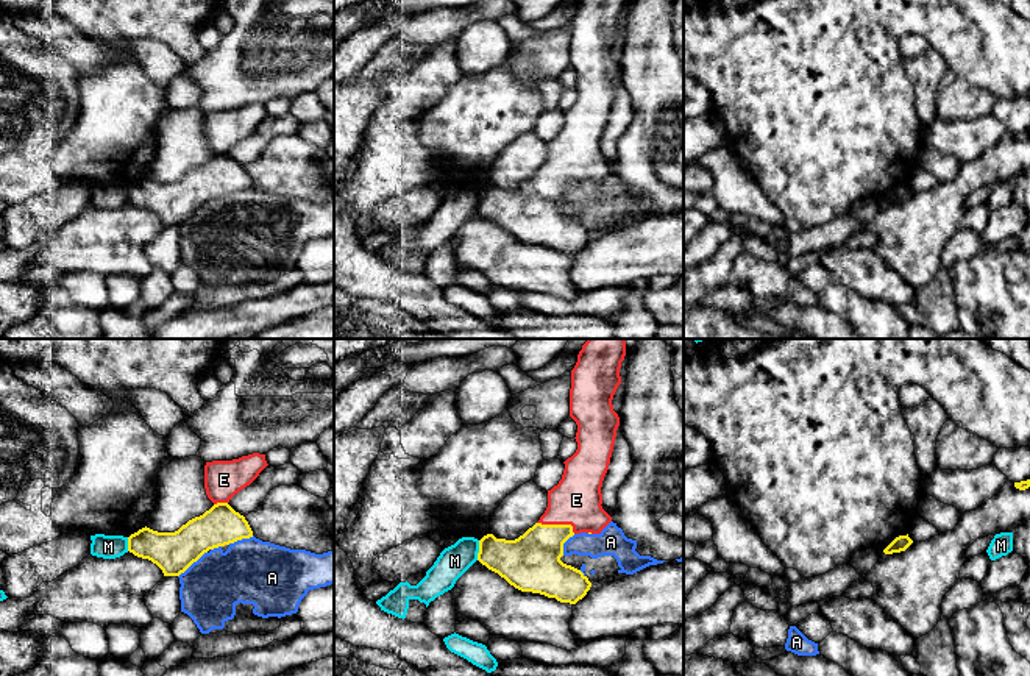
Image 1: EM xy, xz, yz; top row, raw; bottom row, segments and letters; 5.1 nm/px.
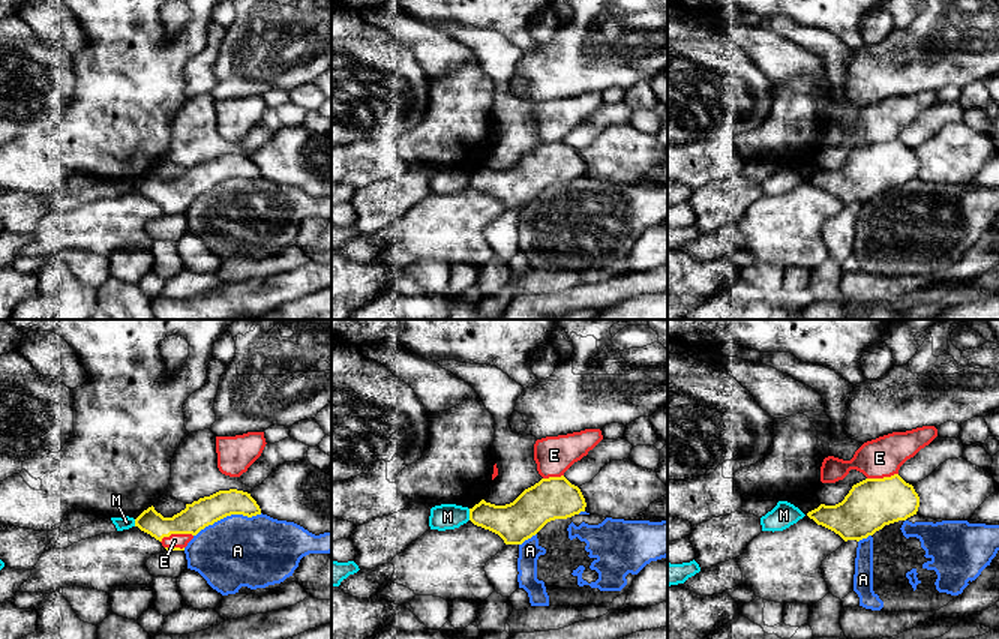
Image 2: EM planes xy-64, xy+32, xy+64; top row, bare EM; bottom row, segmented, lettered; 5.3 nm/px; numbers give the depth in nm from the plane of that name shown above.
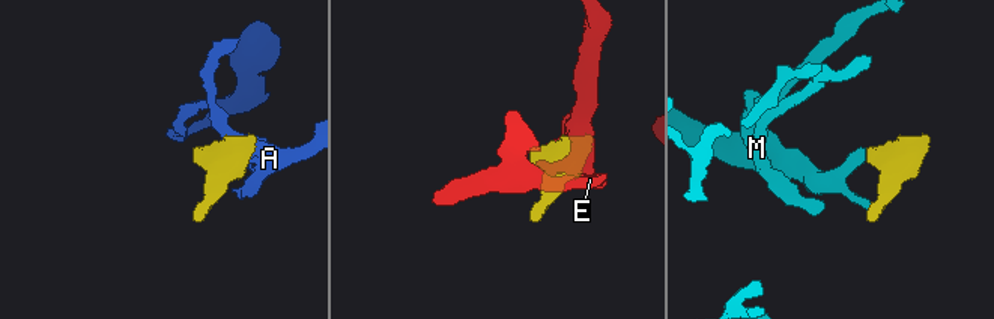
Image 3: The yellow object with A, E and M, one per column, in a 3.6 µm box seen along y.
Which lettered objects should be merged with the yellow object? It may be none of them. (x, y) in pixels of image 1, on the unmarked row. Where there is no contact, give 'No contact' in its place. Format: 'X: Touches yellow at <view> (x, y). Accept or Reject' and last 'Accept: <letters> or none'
A: Touches yellow at xy (192, 213). Reject
E: Touches yellow at xz (557, 175). Accept
M: Touches yellow at xz (479, 200). Reject
Accept: E

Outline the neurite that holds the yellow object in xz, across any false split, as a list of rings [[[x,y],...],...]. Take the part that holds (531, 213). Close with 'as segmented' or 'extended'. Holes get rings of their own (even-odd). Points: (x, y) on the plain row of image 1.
[[[581,0],[571,20],[570,67],[577,75],[576,103],[568,108],[562,130],[548,141],[548,158],[540,170],[515,190],[487,184],[479,190],[478,211],[521,242],[540,244],[560,253],[576,254],[591,237],[577,219],[560,211],[563,194],[581,183],[601,184],[612,172],[602,159],[602,131],[609,120],[620,67],[613,61],[613,45],[621,34],[620,19],[626,0]]] | extended

